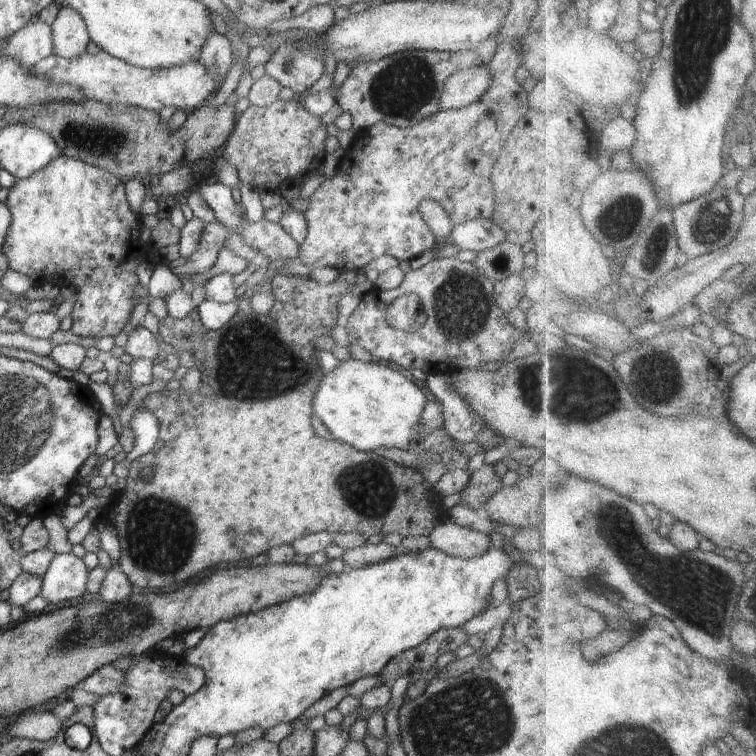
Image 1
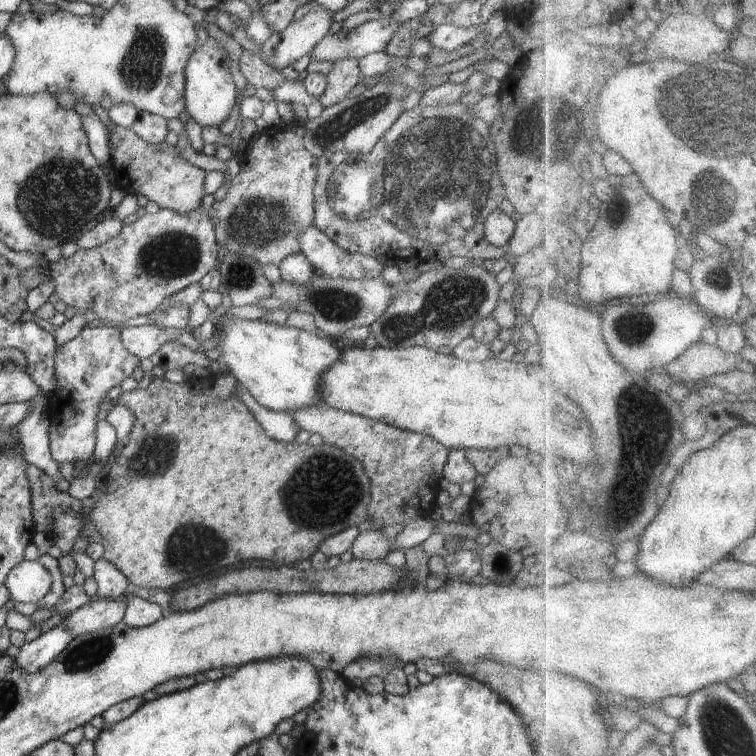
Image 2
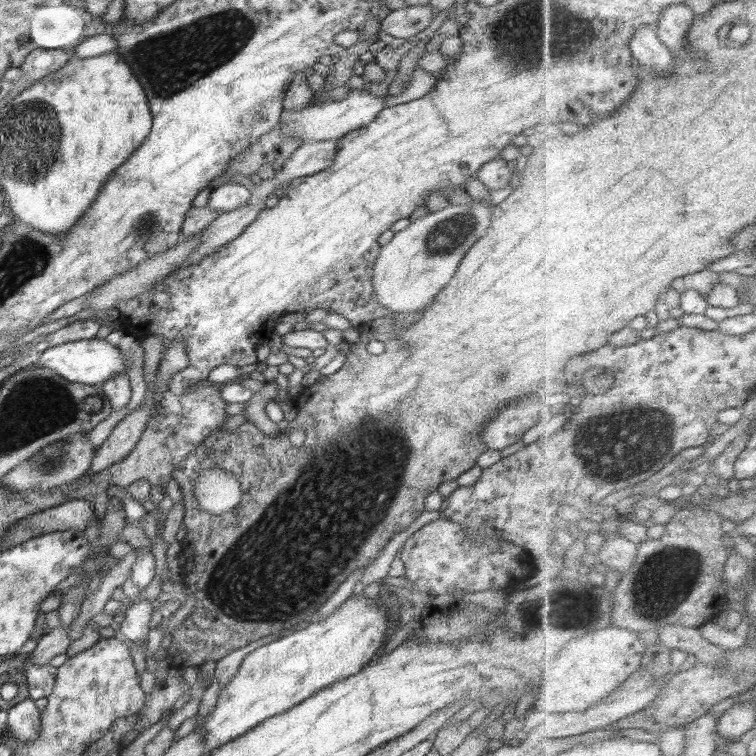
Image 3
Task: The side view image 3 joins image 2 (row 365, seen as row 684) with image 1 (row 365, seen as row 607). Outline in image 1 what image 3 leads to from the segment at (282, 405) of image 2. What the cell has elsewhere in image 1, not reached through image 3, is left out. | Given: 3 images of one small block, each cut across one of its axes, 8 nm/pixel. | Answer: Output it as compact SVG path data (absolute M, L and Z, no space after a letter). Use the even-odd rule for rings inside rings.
M355 359L342 362L333 371L326 371L313 401L313 414L319 418L333 439L348 444L358 451L372 453L379 449L407 451L412 443L419 441L423 413L428 403L424 392L399 370L392 370L386 364L364 363Z

